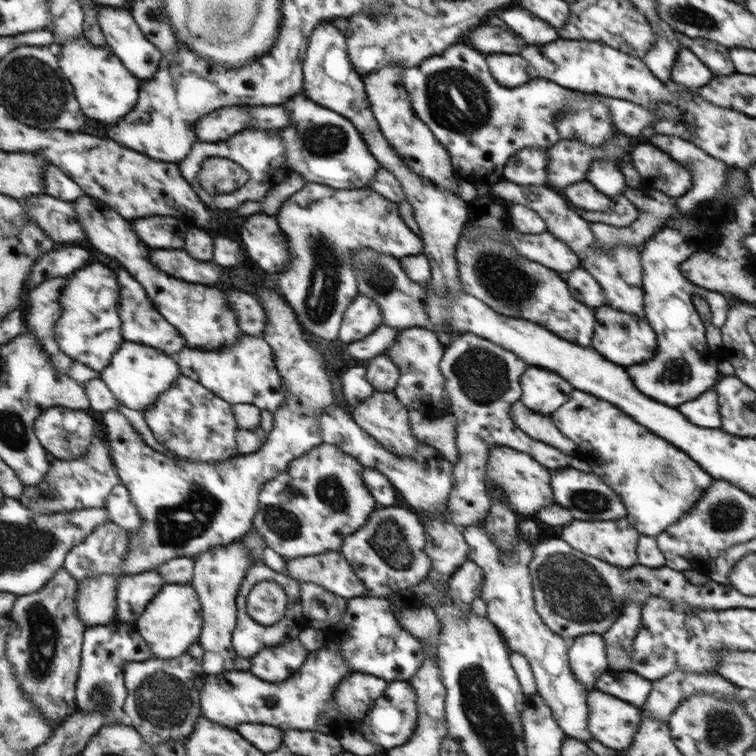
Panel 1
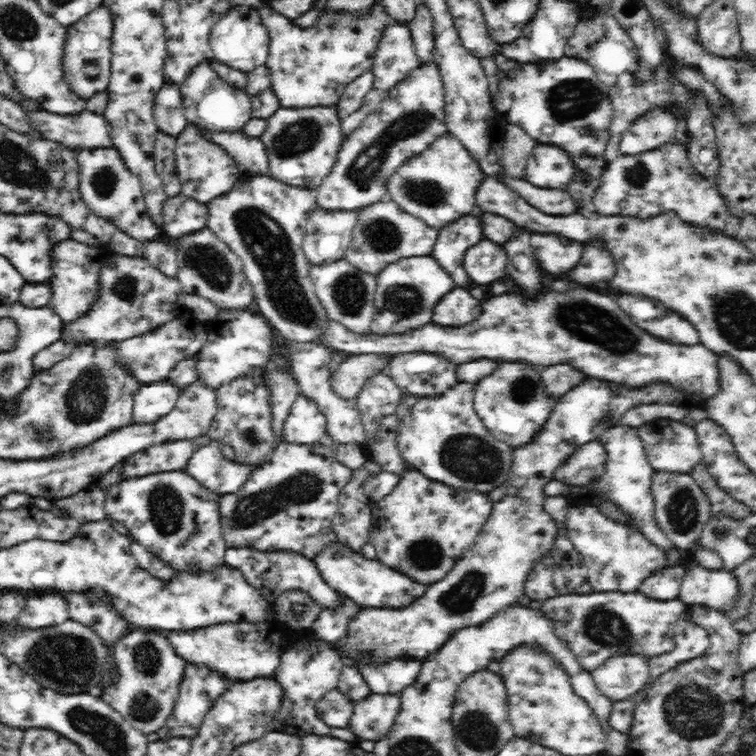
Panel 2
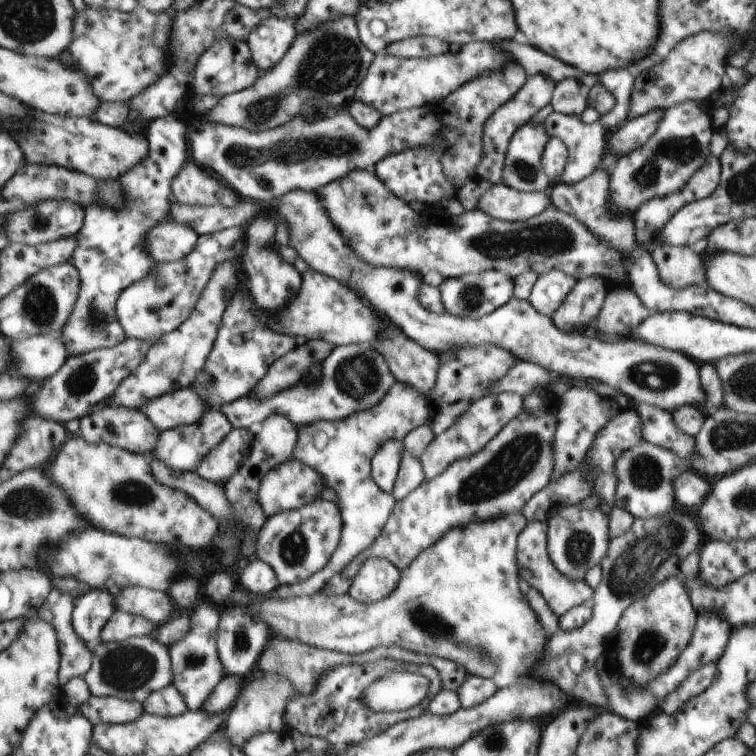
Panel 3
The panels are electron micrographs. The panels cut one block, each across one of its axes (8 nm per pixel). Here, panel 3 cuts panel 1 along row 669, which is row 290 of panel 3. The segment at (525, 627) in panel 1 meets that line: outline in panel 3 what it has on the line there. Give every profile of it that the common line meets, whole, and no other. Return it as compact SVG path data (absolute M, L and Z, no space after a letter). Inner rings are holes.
M551 269L536 275L536 281L527 297L527 302L539 313L550 317L567 298L576 279L561 269Z

